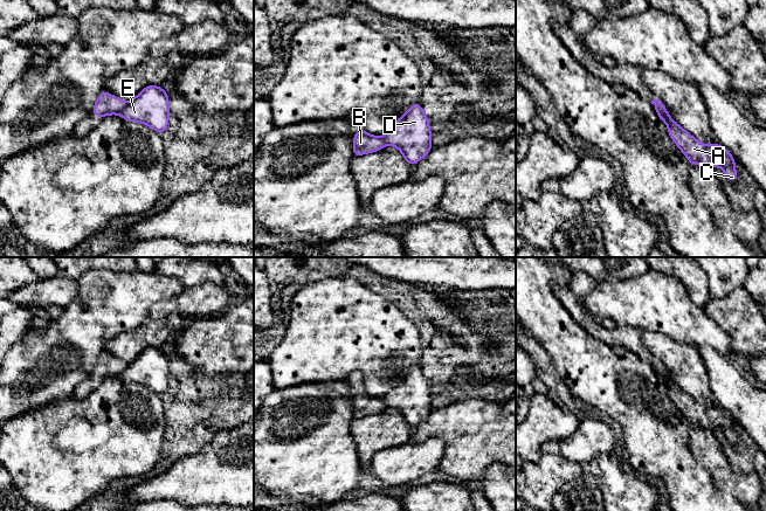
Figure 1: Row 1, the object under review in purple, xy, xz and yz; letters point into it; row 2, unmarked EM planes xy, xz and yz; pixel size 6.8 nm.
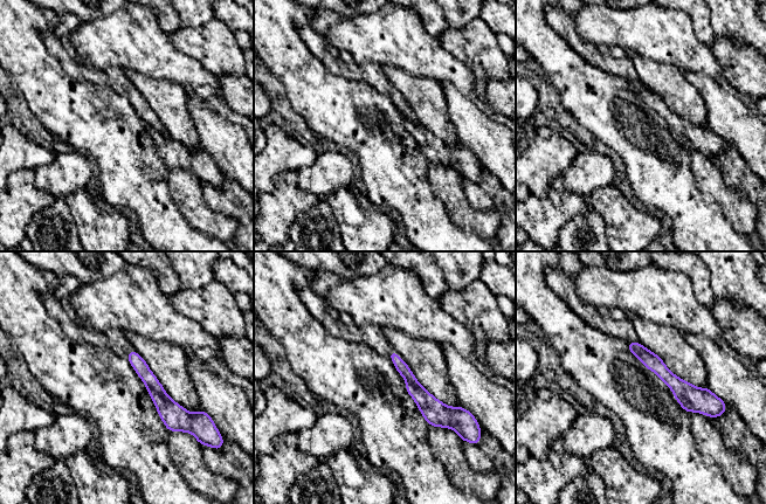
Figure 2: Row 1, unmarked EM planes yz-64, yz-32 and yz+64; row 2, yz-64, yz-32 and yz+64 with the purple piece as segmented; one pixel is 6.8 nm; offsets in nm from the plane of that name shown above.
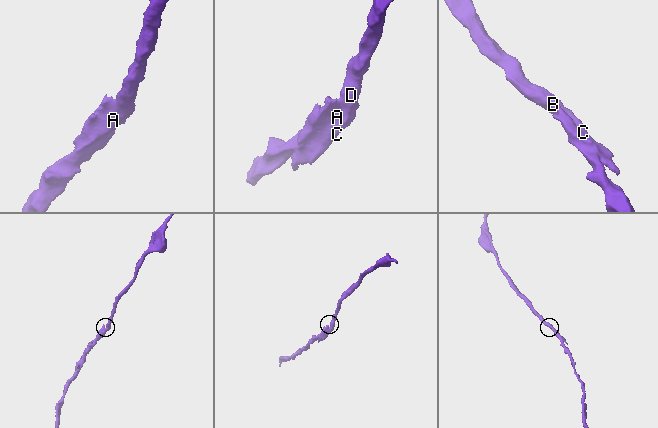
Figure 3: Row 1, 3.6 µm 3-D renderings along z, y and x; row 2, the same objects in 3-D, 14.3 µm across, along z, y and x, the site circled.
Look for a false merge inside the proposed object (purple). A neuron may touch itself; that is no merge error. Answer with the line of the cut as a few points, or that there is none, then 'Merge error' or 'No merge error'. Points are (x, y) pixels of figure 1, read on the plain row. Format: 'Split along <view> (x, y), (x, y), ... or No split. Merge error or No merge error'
Split along yz (655, 366), (671, 385), (675, 385). Merge error

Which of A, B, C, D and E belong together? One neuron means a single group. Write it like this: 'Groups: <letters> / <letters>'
Groups: A C D E / B

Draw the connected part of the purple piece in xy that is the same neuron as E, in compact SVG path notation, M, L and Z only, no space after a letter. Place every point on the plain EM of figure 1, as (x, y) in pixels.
M146 347L132 362L125 365L120 378L127 384L139 384L165 396L168 388L170 360L161 348Z

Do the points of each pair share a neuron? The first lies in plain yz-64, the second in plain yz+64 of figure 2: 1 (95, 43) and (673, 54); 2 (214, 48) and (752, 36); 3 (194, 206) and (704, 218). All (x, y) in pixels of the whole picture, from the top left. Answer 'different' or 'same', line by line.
1: same
2: different
3: different

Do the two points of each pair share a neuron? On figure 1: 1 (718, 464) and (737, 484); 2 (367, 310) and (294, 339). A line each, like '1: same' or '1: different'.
1: same
2: same

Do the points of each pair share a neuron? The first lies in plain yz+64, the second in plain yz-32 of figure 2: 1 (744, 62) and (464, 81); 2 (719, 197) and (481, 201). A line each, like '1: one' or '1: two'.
1: two
2: two

